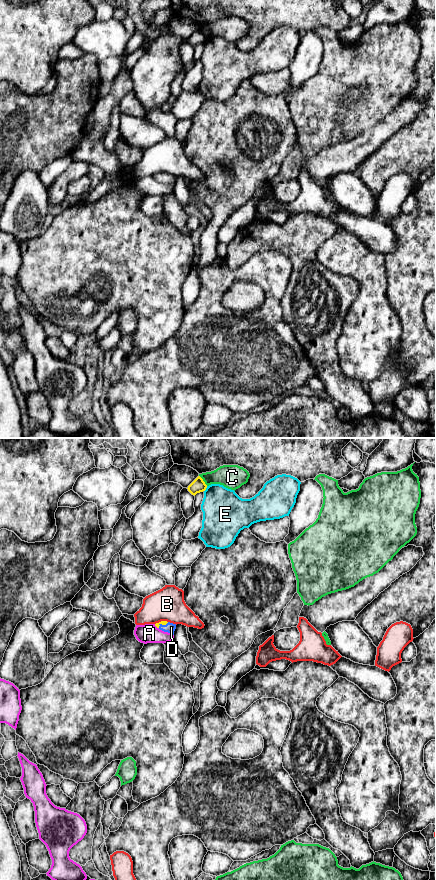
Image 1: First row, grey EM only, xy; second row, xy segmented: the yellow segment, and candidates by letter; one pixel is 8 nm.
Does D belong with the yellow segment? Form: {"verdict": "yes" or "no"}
{"verdict": "yes"}

